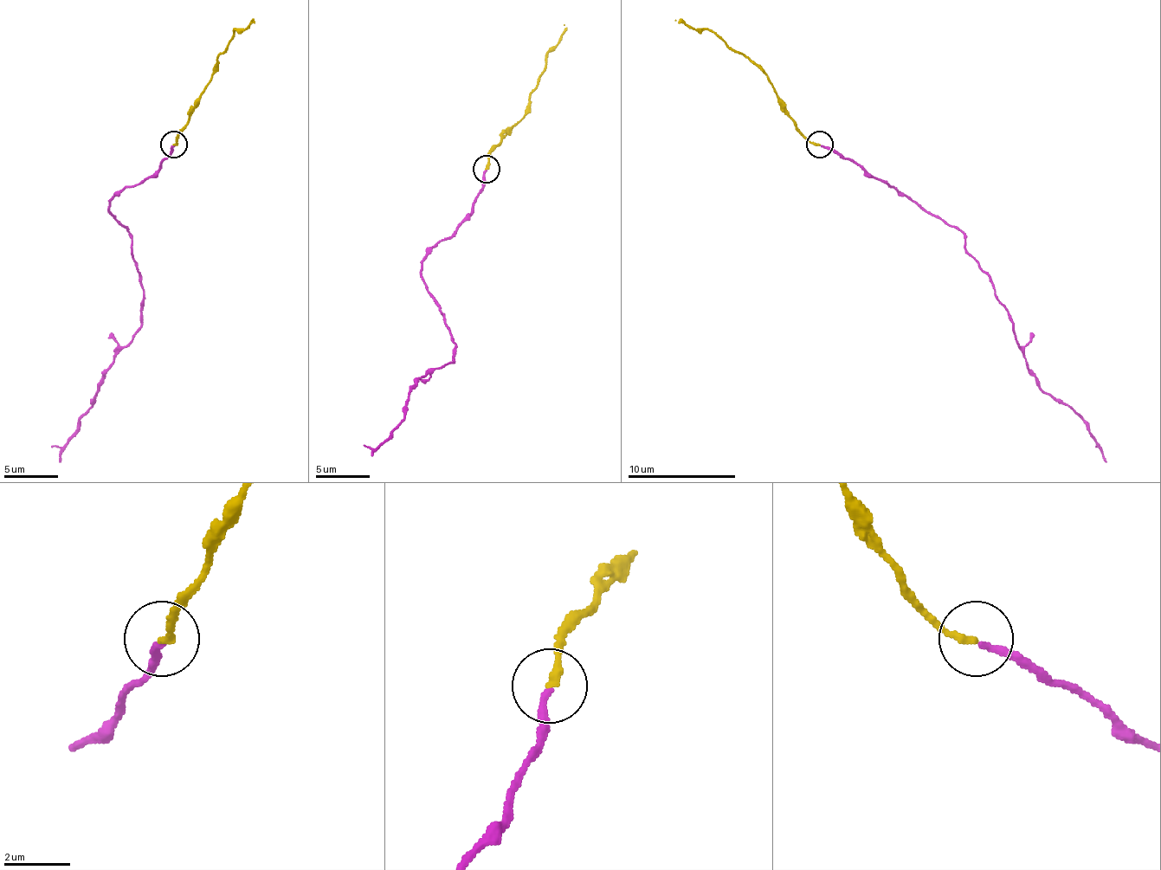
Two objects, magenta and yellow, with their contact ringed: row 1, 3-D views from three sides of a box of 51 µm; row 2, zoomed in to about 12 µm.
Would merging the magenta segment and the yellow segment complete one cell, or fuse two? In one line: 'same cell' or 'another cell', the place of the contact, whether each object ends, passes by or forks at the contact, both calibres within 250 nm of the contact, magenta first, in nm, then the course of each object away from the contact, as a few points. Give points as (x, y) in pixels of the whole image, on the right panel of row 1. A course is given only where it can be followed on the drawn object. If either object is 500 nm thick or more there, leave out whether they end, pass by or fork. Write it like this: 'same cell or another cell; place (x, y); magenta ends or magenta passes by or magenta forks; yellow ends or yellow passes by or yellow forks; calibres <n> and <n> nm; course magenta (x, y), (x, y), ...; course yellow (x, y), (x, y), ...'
same cell; place (820, 144); magenta ends; yellow ends; calibres 220 and 220 nm; course magenta (822, 144), (859, 164), (964, 236), (964, 249), (994, 287), (1018, 350), (1035, 379), (1086, 425), (1107, 462); course yellow (819, 144), (800, 131), (770, 80), (754, 64), (711, 31), (676, 21)

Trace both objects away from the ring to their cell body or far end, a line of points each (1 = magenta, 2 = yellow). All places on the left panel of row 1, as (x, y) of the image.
1: (173, 144), (162, 164), (108, 207), (132, 236), (144, 287), (140, 331), (103, 379), (60, 462)
2: (173, 144), (183, 131), (232, 31), (251, 21)

